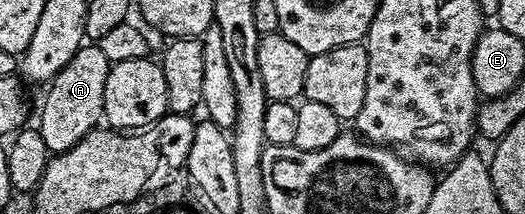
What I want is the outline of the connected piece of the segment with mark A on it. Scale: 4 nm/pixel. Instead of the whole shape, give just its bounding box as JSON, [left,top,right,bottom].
[39,45,110,153]

